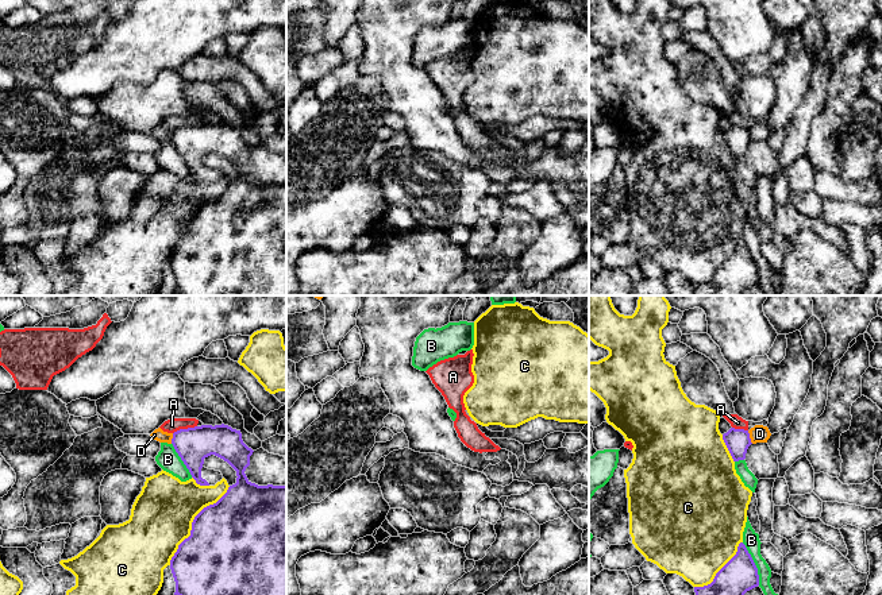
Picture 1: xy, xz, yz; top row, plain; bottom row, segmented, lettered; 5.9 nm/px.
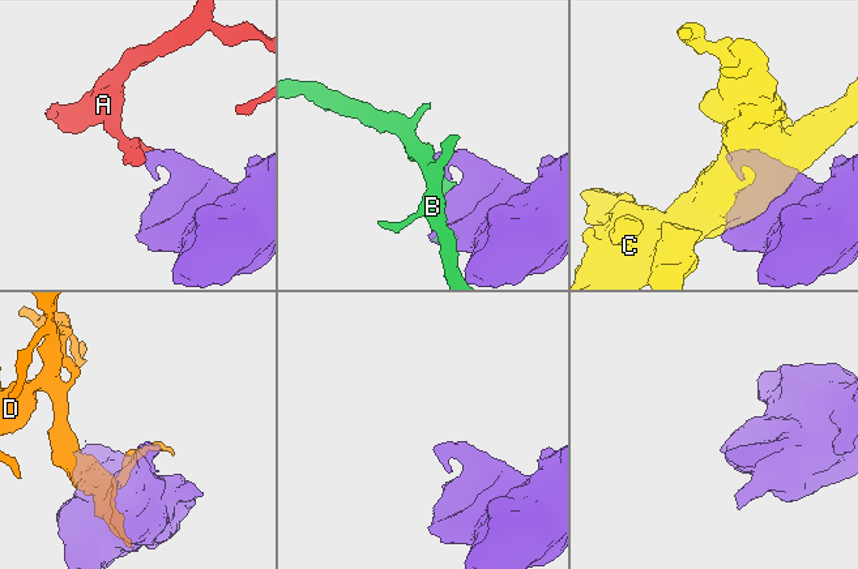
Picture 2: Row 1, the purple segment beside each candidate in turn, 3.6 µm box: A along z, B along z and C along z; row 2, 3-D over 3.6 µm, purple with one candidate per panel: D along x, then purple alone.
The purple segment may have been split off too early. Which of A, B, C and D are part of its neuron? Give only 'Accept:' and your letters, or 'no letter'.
Accept: no letter

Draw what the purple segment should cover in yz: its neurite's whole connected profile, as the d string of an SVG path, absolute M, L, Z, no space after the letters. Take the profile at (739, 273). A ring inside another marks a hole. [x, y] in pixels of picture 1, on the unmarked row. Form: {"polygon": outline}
{"polygon": "M743 240L736 252L716 271L713 279L694 285L696 295L743 295L759 283L758 266Z"}

